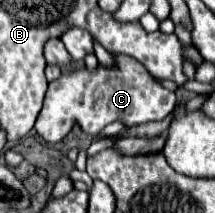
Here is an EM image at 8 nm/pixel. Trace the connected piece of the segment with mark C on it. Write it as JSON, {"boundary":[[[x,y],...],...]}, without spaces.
{"boundary":[[[113,54],[113,68],[97,66],[95,72],[87,68],[75,68],[49,82],[49,90],[43,100],[43,108],[35,122],[35,132],[45,142],[63,140],[77,124],[85,134],[95,136],[103,126],[111,122],[123,122],[125,128],[139,126],[151,120],[163,120],[175,106],[175,94],[159,84],[145,66],[125,54]]]}

